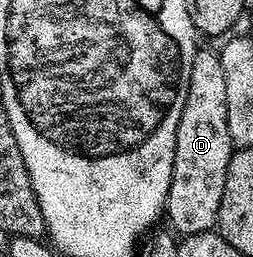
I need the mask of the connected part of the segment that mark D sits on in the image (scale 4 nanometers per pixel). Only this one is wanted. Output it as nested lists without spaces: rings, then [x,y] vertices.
[[[200,46],[193,57],[193,69],[189,69],[189,93],[185,97],[185,109],[181,109],[181,121],[177,125],[173,181],[169,185],[165,212],[166,222],[171,222],[170,230],[179,237],[216,230],[219,221],[221,197],[225,197],[225,177],[233,154],[227,120],[226,88],[220,52]]]

